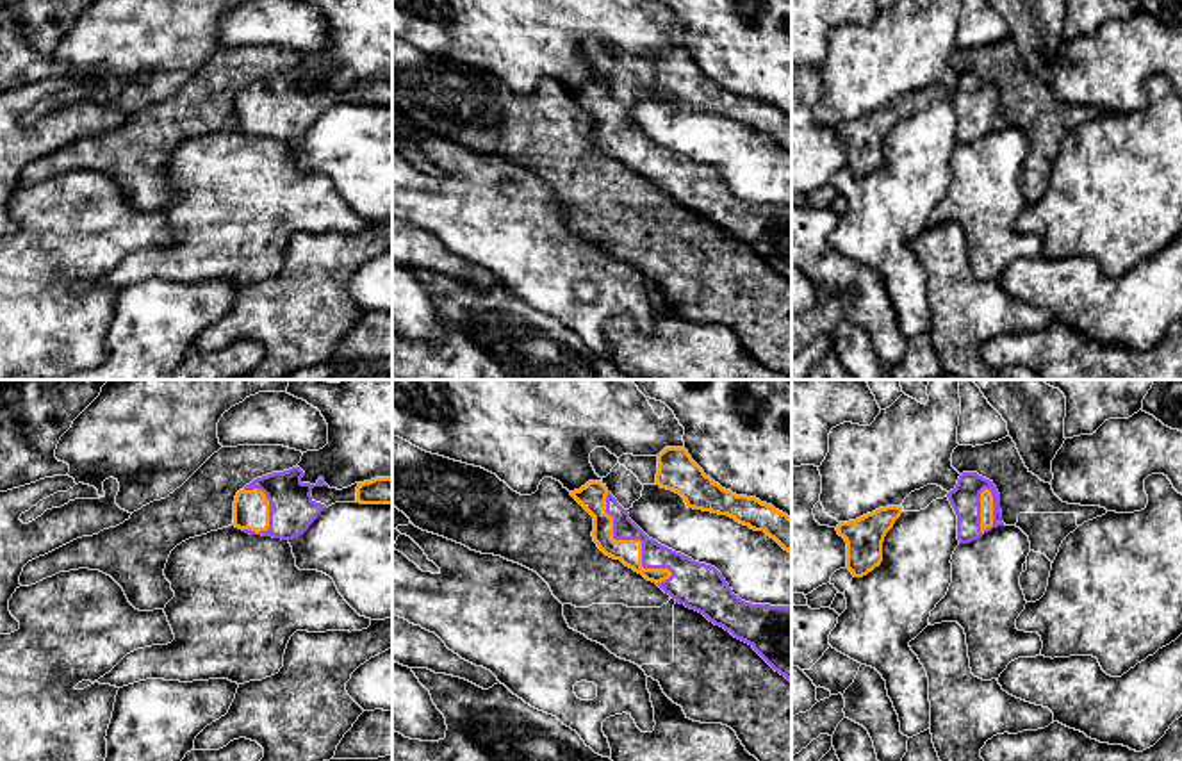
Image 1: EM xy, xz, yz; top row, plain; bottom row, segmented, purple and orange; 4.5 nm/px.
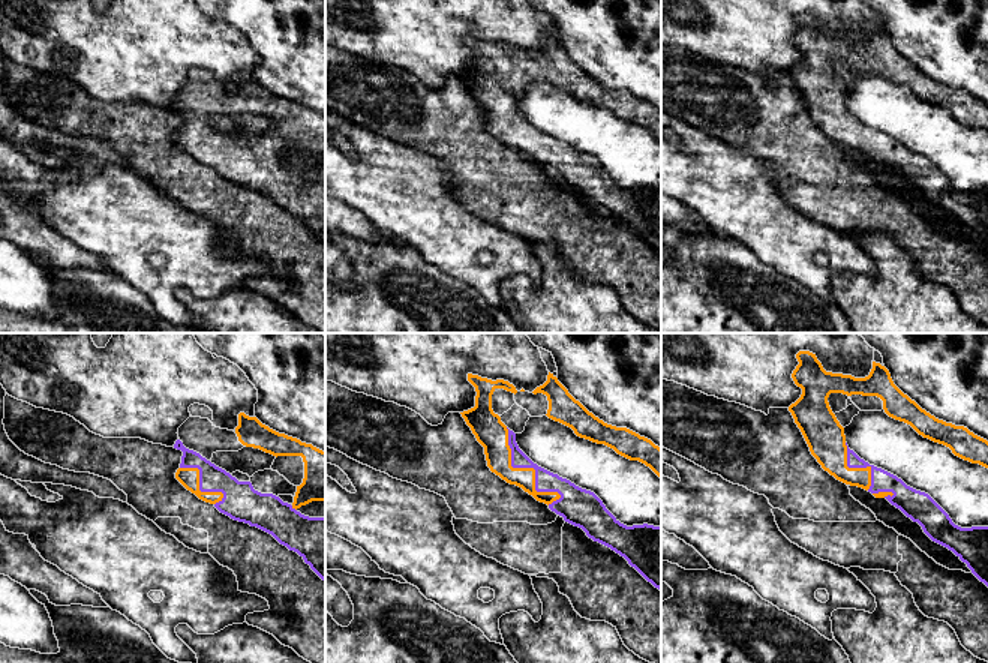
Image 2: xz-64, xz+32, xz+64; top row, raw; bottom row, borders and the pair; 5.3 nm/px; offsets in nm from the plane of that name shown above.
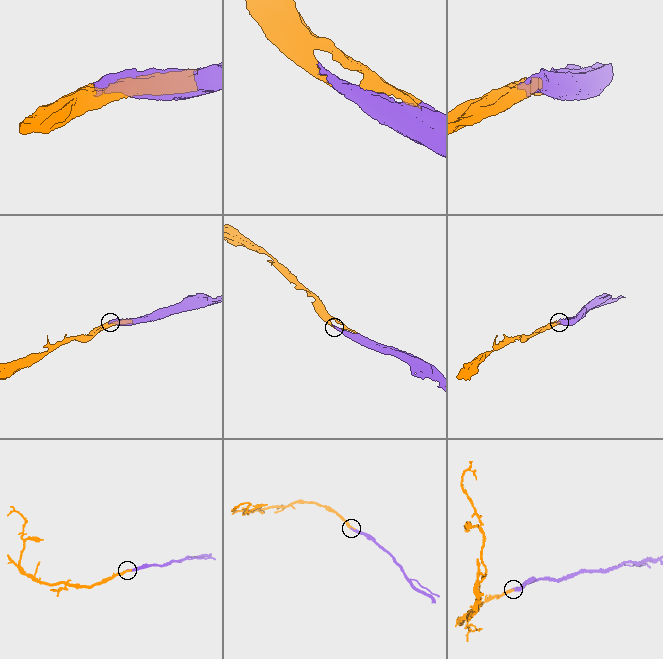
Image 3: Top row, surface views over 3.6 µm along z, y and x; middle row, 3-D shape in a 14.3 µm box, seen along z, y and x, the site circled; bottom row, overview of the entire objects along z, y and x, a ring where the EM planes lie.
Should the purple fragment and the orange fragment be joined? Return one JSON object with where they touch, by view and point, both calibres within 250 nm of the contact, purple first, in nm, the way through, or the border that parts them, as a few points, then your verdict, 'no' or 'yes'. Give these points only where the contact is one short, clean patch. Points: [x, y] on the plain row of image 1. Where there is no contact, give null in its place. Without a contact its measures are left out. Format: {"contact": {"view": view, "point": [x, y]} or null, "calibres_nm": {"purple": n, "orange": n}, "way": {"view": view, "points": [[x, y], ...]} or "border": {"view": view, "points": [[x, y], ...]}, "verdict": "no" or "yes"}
{"contact": {"view": "xz", "point": [635, 139]}, "calibres_nm": {"purple": 120, "orange": 110}, "verdict": "yes"}

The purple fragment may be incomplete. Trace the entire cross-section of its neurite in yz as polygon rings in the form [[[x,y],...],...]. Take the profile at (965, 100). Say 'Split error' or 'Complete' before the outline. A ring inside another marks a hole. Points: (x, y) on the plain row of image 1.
Split error. [[[963,73],[947,98],[957,116],[959,144],[970,144],[1004,125],[997,87],[977,73]]]

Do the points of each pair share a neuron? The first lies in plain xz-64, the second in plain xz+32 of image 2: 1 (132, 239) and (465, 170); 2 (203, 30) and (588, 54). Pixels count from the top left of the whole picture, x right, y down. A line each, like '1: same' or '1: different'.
1: different
2: different

